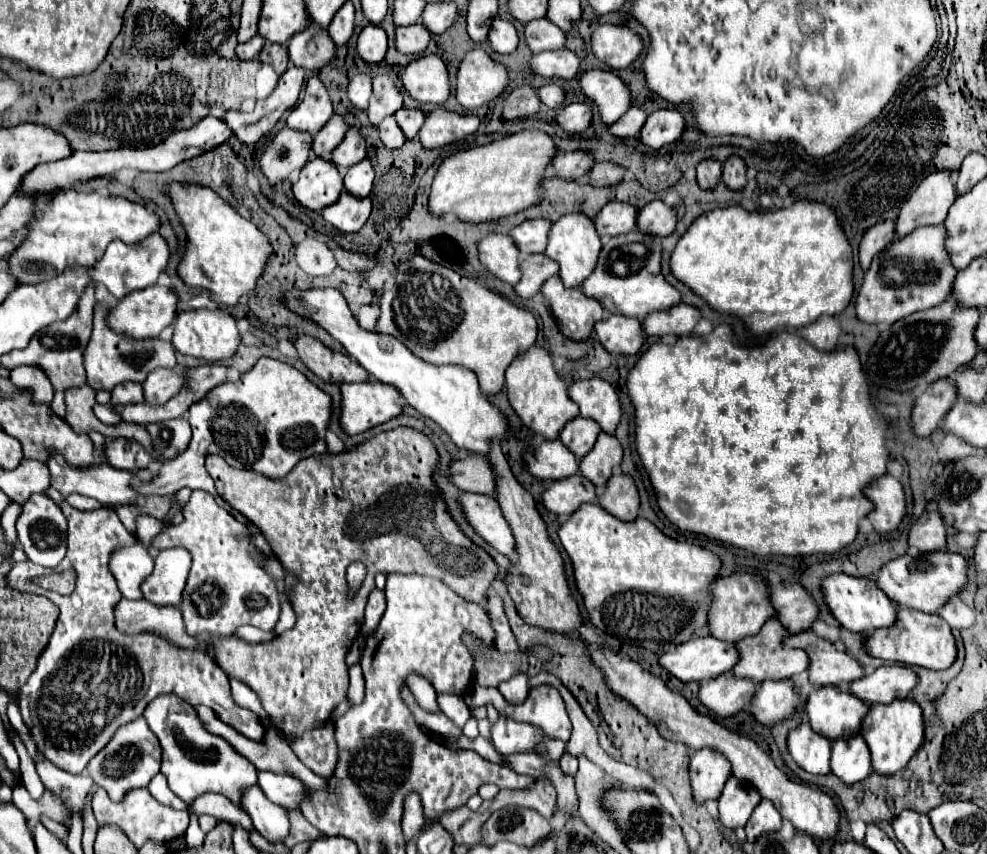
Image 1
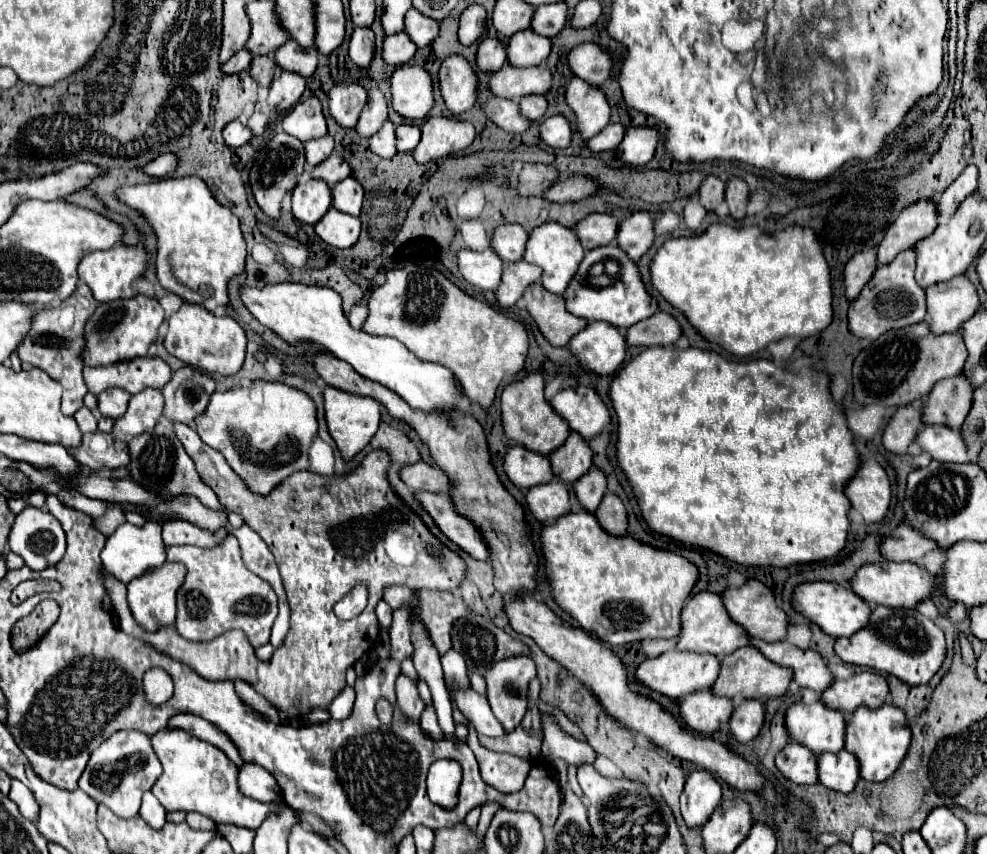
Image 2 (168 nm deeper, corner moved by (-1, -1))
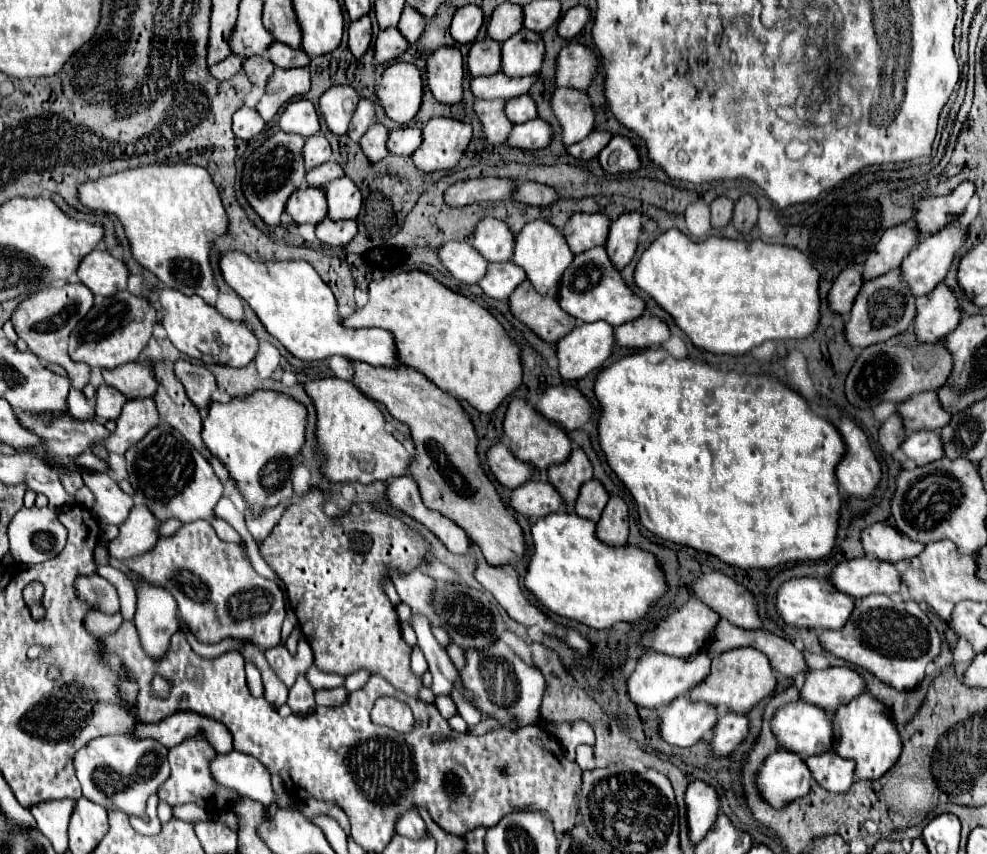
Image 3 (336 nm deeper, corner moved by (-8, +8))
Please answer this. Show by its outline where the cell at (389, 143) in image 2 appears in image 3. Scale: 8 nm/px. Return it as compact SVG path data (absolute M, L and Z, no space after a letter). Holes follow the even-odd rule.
M381 123L369 127L369 131L363 135L363 139L359 141L359 145L363 147L365 155L369 161L381 161L383 157L389 155L389 149L387 149L387 137L389 137L389 129Z

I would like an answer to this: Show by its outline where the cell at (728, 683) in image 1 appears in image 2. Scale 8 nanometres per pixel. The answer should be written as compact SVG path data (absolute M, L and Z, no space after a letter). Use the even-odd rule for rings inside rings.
M708 690L688 694L688 698L680 702L680 722L704 736L722 730L728 724L730 714L732 702L728 702L728 698L712 698Z

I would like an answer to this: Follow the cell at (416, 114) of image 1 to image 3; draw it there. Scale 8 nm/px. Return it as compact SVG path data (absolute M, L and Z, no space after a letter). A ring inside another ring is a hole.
M399 127L399 129L391 131L387 147L395 155L411 155L411 153L415 153L415 149L419 149L421 143L423 143L423 131L421 129Z

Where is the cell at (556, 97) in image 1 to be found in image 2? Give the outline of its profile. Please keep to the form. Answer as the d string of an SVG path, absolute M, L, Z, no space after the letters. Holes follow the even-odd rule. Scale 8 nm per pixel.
M530 96L530 98L522 98L522 100L518 102L520 114L522 114L524 118L532 120L532 122L534 122L534 120L540 120L540 118L544 116L546 106L548 106L548 102L546 102L544 96Z

